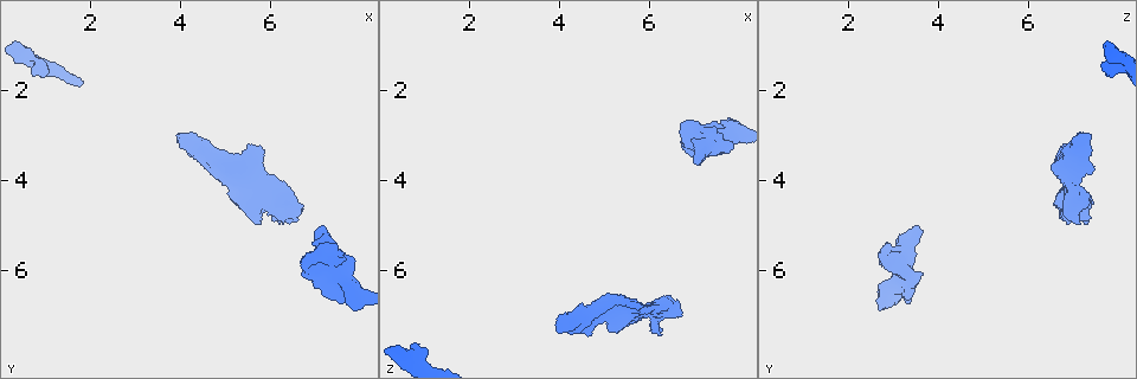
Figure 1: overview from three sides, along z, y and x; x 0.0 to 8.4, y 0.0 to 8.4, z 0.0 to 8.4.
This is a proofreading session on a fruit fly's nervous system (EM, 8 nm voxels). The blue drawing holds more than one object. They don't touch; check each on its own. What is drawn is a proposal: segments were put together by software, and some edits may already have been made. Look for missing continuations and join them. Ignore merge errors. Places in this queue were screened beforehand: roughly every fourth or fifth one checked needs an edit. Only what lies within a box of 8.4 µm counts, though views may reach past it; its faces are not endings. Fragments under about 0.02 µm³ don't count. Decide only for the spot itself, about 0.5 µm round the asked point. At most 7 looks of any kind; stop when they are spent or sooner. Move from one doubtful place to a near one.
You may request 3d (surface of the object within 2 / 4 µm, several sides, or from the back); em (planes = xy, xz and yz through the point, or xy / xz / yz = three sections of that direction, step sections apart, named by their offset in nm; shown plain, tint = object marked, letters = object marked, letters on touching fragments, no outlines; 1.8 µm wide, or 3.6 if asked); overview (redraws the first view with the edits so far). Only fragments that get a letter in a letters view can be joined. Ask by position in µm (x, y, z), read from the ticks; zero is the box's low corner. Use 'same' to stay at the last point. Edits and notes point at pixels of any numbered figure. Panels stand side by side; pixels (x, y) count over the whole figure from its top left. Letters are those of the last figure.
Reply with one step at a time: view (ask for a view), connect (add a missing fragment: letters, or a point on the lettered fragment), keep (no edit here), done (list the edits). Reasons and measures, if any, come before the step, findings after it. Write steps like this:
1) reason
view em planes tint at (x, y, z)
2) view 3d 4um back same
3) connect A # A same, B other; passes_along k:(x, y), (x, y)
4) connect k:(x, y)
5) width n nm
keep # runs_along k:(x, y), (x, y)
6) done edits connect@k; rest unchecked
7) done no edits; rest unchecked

an open end
view em planes letters at (5.75, 3.20, 6.85)

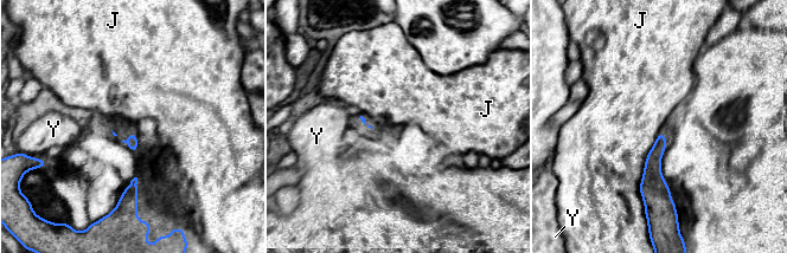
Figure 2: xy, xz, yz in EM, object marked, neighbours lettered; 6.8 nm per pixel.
keep # J other, Y other; border 2:(658, 133), (639, 188), (644, 208); no lettered fragment goes on from it

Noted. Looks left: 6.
free end
view 3d 4um at (0.95, 1.65, 7.80)

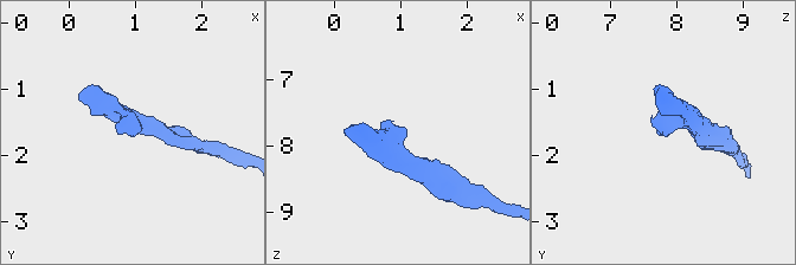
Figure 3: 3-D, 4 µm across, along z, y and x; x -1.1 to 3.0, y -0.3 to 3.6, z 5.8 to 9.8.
now the EM
view em planes plain at (1.00, 1.70, 7.85)

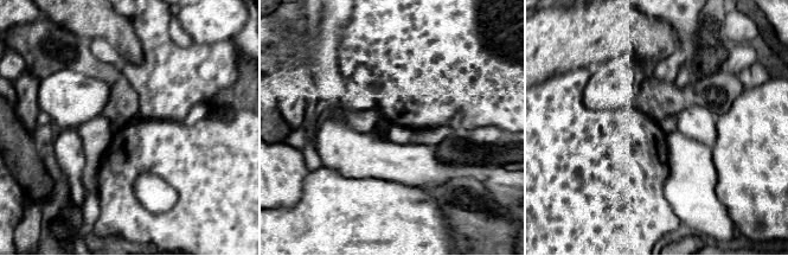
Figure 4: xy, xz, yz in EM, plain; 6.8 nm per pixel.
view em planes letters same

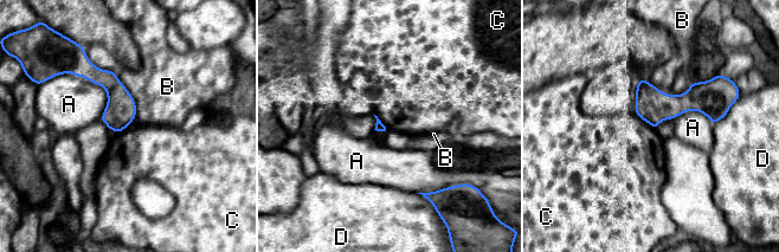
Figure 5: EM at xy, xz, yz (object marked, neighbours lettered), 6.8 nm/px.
keep # A other, B other, C other, D other; none of them fits

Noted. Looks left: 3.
branch stops here
view em xz step 8 tint at (7.20, 5.00, 3.50)

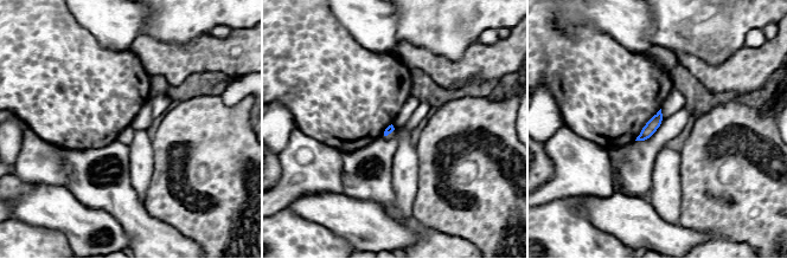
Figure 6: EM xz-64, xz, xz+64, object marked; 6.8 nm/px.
view em planes tint same

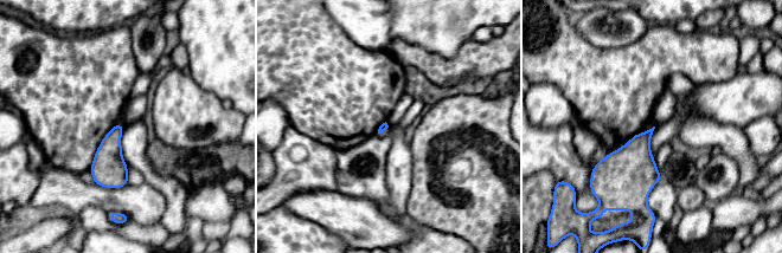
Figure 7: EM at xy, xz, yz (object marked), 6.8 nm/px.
what lies round it
view em planes letters same

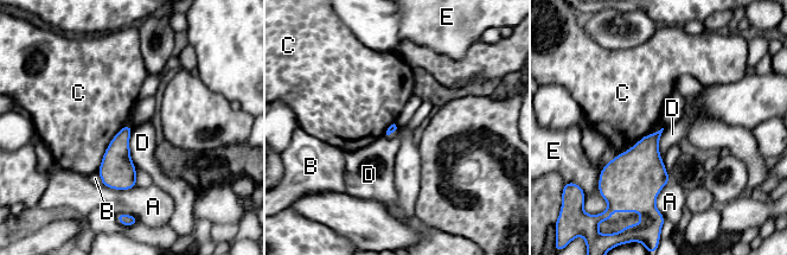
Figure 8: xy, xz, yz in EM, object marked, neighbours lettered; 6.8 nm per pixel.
keep # A other, B other, C other, D other, E other; border 8:(664, 128), (659, 140), (661, 159); none of them fits

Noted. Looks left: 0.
done no edits; rest unchecked

